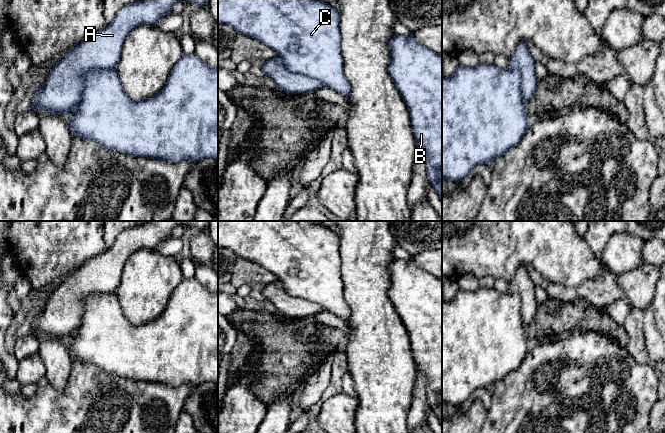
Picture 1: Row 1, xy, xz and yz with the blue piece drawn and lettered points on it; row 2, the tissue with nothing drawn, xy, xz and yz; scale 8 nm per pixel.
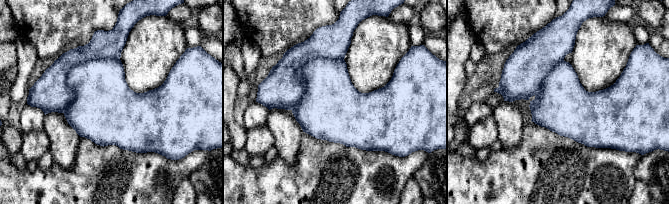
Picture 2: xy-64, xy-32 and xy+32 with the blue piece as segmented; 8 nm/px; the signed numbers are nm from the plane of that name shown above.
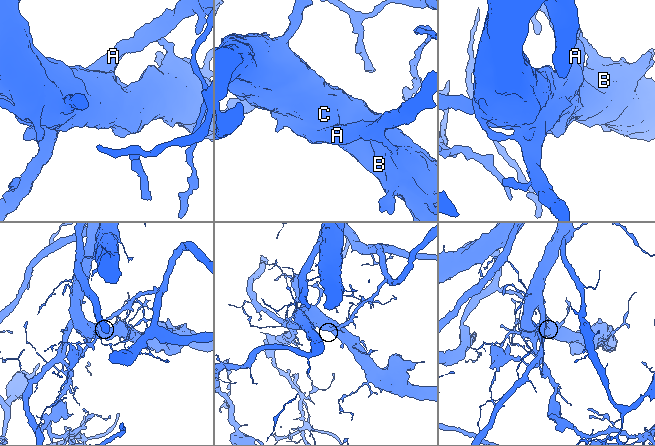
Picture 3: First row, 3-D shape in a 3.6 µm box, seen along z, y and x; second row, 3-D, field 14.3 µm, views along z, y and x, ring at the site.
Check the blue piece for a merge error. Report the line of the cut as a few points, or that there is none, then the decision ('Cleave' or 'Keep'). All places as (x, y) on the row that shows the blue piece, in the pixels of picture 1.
Split along xy (114, 67), (91, 70), (84, 77), (81, 99), (72, 111). Cleave

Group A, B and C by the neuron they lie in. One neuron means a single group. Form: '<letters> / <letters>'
A / B C

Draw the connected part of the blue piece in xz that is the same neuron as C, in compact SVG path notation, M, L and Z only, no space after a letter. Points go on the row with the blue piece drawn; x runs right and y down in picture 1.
M218 0L218 24L230 25L238 34L249 36L273 49L291 71L320 81L346 98L351 86L344 75L340 13L322 0Z

